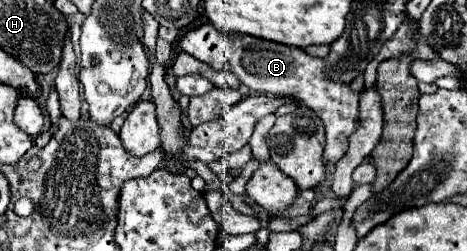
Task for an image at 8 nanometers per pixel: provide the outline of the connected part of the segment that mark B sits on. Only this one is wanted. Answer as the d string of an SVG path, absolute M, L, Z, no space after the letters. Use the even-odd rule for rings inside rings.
M206 23L194 31L188 31L180 39L180 49L194 55L196 59L208 63L218 71L234 73L240 83L250 87L256 93L270 93L278 97L292 95L294 101L304 103L324 121L326 127L326 165L336 165L346 155L346 141L354 129L358 129L358 101L360 93L352 89L352 83L338 83L326 75L326 59L308 55L304 49L258 39L252 35L228 35L214 25Z

